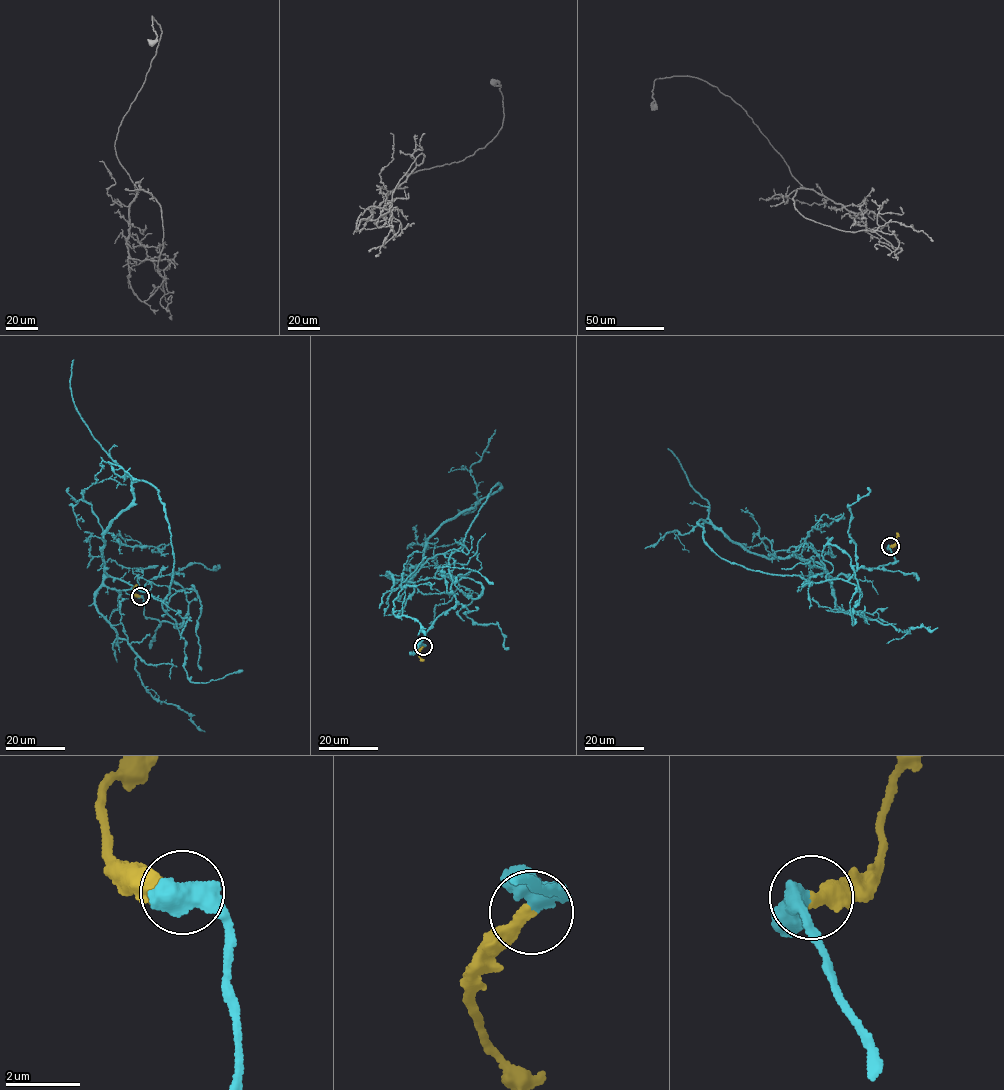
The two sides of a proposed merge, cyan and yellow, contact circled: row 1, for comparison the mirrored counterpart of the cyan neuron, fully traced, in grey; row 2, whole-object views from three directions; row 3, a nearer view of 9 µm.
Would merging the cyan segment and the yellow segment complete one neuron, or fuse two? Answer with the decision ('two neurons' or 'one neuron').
one neuron

